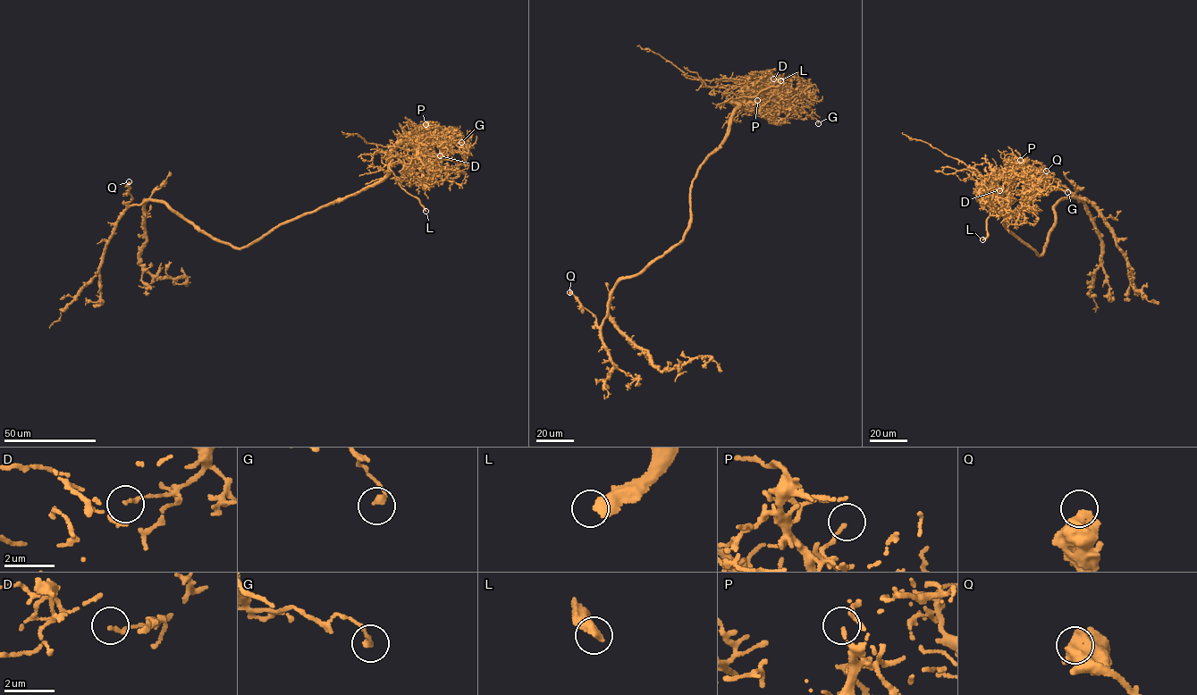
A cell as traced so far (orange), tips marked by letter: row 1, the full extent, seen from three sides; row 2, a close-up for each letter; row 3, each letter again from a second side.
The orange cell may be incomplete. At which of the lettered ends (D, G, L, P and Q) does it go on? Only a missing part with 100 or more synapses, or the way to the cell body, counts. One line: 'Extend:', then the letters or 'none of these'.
Extend: L

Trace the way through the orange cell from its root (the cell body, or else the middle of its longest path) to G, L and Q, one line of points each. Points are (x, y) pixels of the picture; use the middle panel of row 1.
G: (690, 196), (701, 165), (720, 147), (737, 105), (734, 102), (754, 108), (808, 107), (818, 123)
L: (690, 196), (701, 165), (720, 147), (737, 105), (734, 100), (754, 97), (779, 85), (780, 80)
Q: (690, 196), (690, 216), (684, 238), (649, 265), (617, 283), (600, 326), (595, 316), (569, 292)

